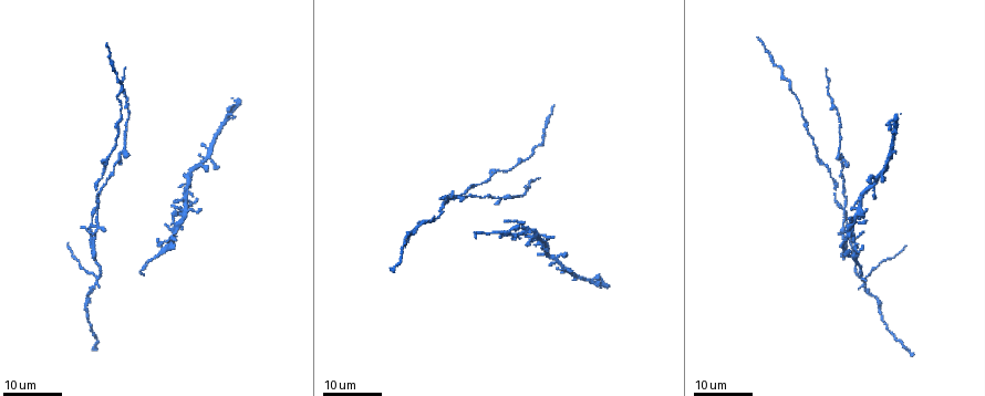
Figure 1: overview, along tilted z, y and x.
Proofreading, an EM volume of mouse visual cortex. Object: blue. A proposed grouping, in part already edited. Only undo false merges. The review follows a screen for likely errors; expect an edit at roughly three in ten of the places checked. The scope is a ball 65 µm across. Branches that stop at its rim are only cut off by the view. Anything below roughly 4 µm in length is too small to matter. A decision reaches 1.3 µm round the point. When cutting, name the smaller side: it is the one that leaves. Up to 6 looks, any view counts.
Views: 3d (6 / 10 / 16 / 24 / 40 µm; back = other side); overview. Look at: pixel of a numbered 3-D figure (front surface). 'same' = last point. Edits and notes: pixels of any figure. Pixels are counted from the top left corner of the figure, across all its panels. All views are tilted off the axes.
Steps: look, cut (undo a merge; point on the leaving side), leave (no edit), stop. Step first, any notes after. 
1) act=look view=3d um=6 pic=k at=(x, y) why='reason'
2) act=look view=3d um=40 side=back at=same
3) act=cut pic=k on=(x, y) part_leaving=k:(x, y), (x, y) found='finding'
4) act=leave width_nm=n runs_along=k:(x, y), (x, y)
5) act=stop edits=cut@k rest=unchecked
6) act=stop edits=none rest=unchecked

act=look view=3d um=16 pic=1 at=(886, 324) why='narrows sharply'

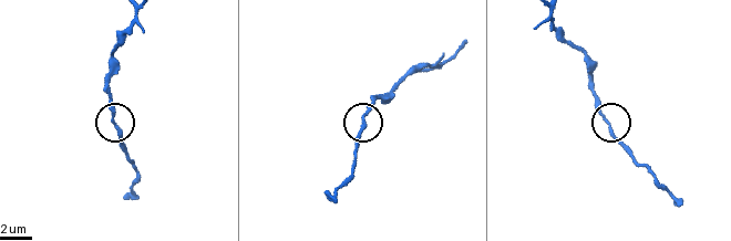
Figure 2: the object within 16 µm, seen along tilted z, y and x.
act=look view=3d um=6 pic=2 at=(112, 122)

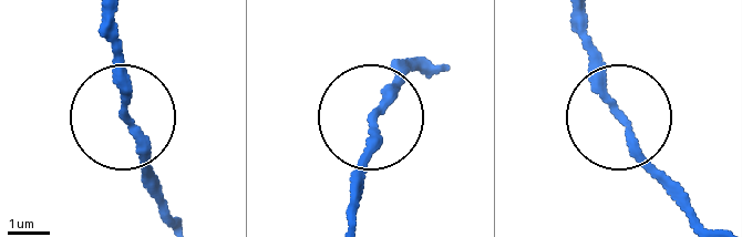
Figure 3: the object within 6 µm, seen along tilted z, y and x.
act=leave runs_along=3:(421, 60), (380, 92), (350, 210) found='continuous, no second neuron'

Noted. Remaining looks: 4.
act=look view=3d um=24 pic=1 at=(865, 287) why='sudden change in width'

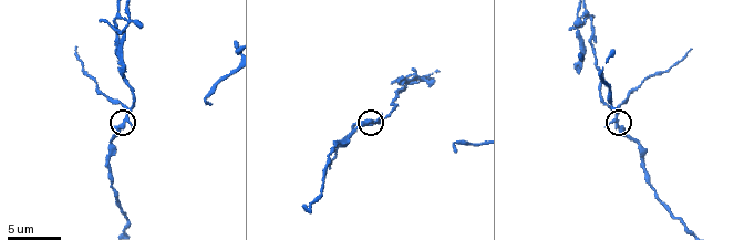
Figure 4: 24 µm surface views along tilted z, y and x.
act=look view=3d um=6 pic=4 at=(614, 120)

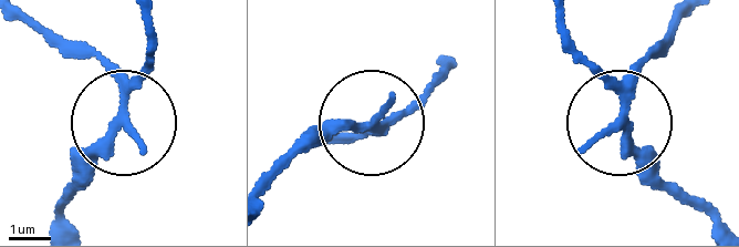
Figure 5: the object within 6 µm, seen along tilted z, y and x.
act=cut pic=5 on=(94, 48) part_leaving=5:(124, 95), (96, 59), (56, 51), (18, 18) found='two neurons meet here'

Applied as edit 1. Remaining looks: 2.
act=stop edits=cut@5 rest=unchecked

